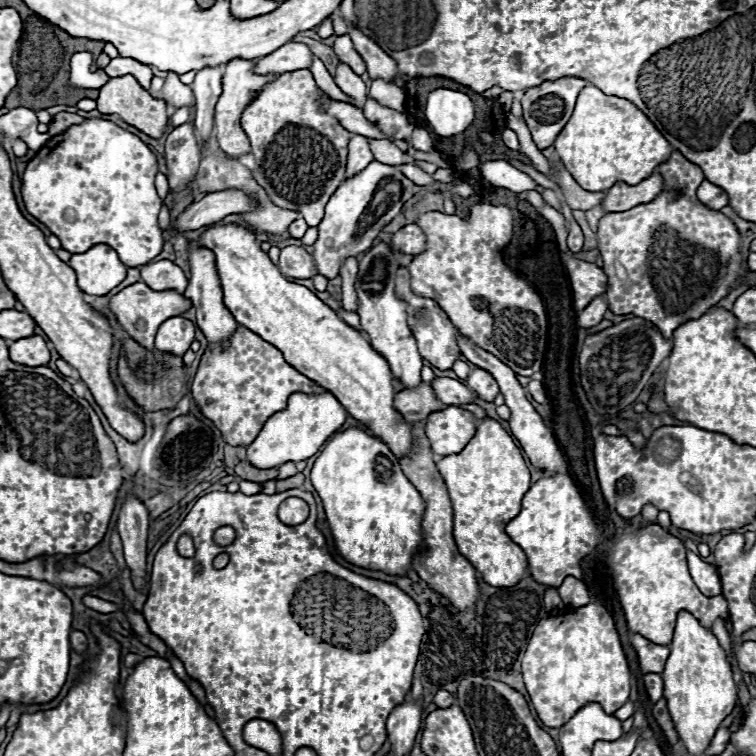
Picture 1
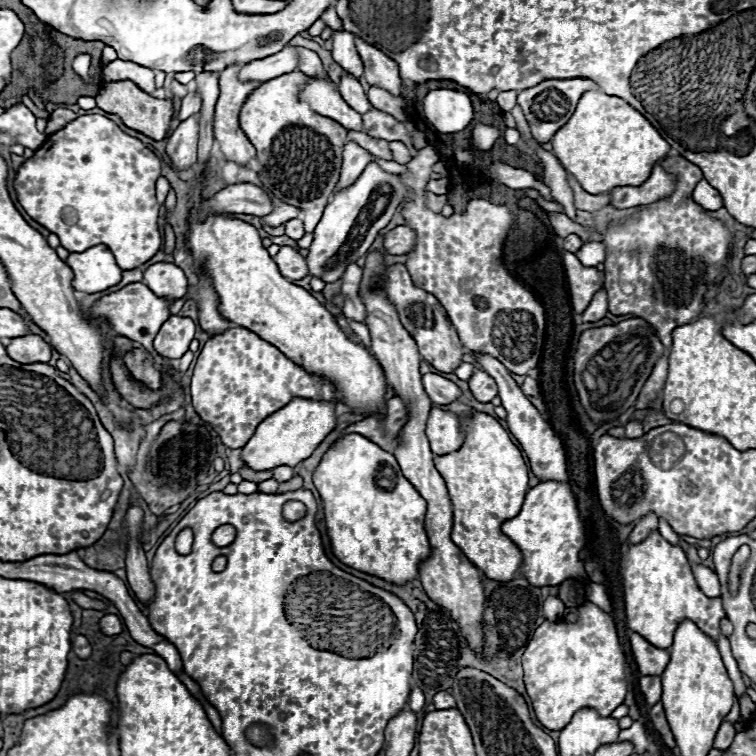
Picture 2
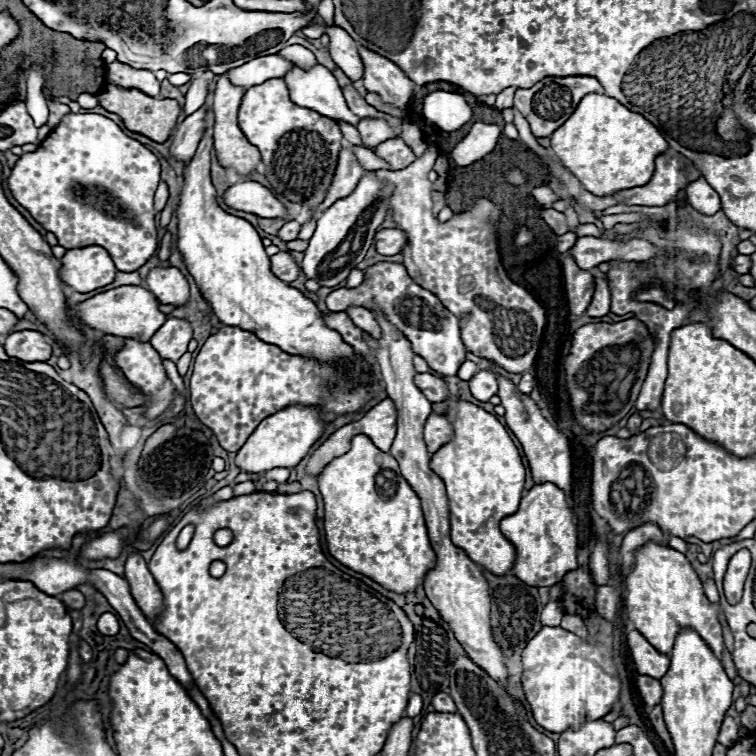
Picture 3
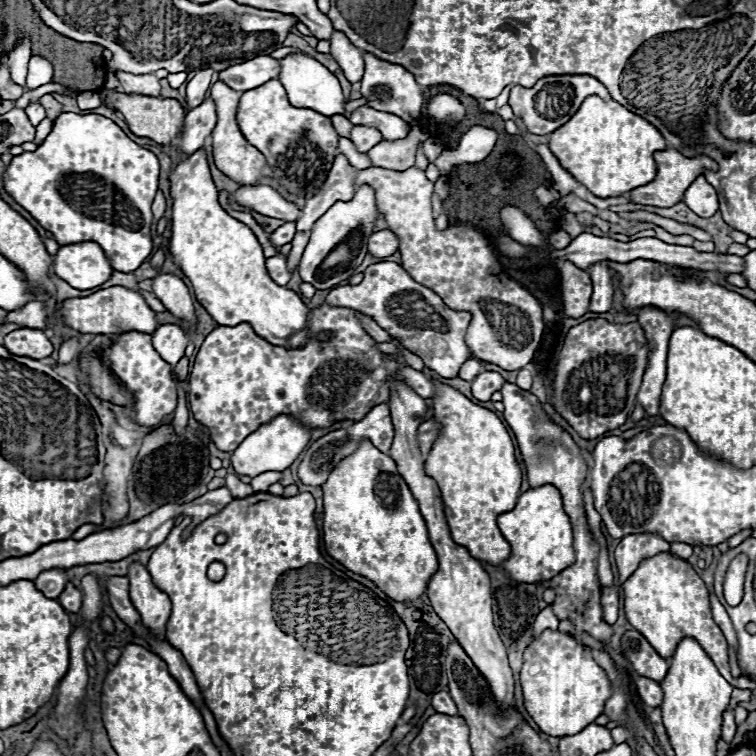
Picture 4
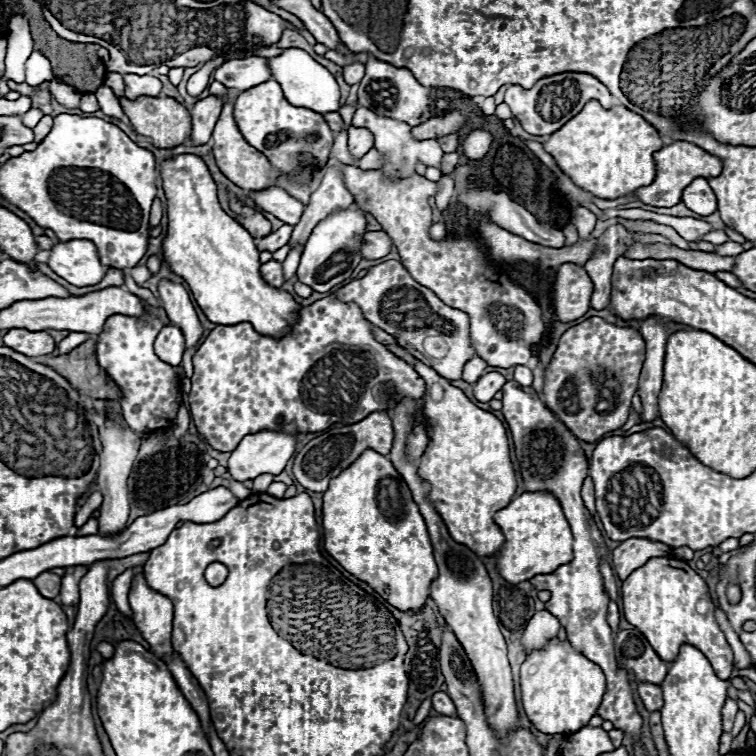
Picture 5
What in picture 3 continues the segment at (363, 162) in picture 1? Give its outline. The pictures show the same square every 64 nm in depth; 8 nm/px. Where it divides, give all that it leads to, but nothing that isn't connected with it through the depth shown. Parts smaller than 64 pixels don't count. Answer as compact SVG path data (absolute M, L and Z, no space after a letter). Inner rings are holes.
M342 148L340 160L338 160L338 168L336 168L336 174L334 174L334 182L332 182L330 190L326 192L324 202L318 206L318 212L324 212L338 198L348 196L356 188L356 184L362 178L362 174L364 174L364 168L356 160L354 152L350 148Z

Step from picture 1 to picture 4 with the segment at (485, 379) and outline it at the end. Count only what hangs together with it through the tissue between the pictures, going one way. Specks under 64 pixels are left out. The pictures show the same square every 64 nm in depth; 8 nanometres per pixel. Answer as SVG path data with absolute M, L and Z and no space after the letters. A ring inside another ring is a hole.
M480 372L472 380L472 394L474 398L488 402L490 396L502 388L502 384L504 384L504 378L498 372Z

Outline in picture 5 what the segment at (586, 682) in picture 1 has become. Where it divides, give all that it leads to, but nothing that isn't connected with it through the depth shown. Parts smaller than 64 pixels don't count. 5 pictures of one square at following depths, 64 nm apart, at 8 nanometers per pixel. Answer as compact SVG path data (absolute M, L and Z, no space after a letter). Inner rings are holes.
M552 638L548 640L544 648L528 652L522 664L522 670L520 670L520 688L522 688L522 704L532 724L544 734L566 734L568 736L588 726L590 718L596 716L596 708L602 704L604 692L606 692L606 678L604 678L604 672L594 662L590 662L582 652L576 652L568 644L568 640Z

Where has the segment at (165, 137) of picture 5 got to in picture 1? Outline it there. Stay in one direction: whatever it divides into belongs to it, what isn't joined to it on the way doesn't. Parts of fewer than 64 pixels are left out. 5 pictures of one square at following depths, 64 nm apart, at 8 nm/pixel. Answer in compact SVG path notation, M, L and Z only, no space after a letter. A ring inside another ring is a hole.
M116 76L110 78L102 88L100 88L100 96L98 96L98 112L102 114L118 114L124 122L128 122L130 126L136 126L140 132L152 136L152 138L160 138L166 122L168 122L168 108L162 100L152 98L138 82L134 76Z

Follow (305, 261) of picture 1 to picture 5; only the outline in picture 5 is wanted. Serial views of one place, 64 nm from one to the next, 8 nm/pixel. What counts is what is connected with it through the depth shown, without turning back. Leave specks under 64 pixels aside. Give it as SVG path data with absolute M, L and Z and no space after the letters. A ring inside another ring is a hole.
M276 260L266 262L266 264L262 264L260 272L262 272L262 278L268 284L272 284L274 288L280 288L284 284L284 272L282 272L282 264L280 262L276 262Z

